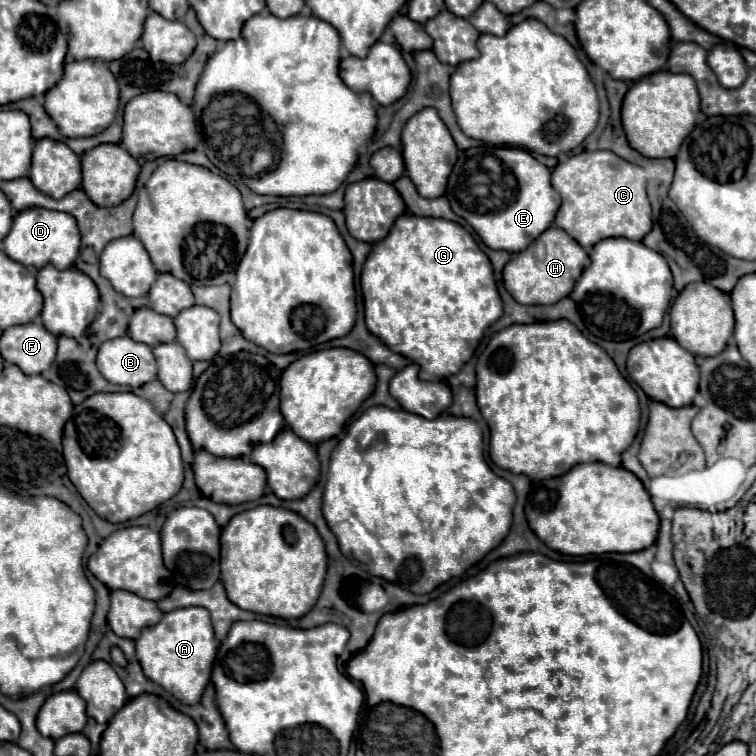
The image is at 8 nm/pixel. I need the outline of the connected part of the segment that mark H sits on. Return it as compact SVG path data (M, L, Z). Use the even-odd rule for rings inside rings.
M548 228L526 250L512 256L504 268L504 286L520 304L554 304L572 292L576 280L588 264L588 254L574 238L570 238L562 228Z

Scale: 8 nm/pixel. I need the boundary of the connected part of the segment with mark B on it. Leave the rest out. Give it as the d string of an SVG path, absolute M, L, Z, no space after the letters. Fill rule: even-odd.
M130 336L106 340L98 350L98 368L102 376L132 390L156 380L156 360L148 344L136 342Z

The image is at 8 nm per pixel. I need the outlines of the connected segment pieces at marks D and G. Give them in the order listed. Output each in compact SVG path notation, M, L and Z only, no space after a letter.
M28 208L24 212L18 212L10 234L4 238L4 252L12 260L34 268L52 264L60 270L66 270L74 266L74 260L78 258L78 250L80 250L80 232L76 220L66 212L56 212L46 208Z
M402 214L390 234L368 254L360 284L370 332L376 334L390 350L416 362L420 366L422 380L442 380L458 374L478 348L484 330L502 316L502 298L498 294L488 256L464 226L444 218Z

